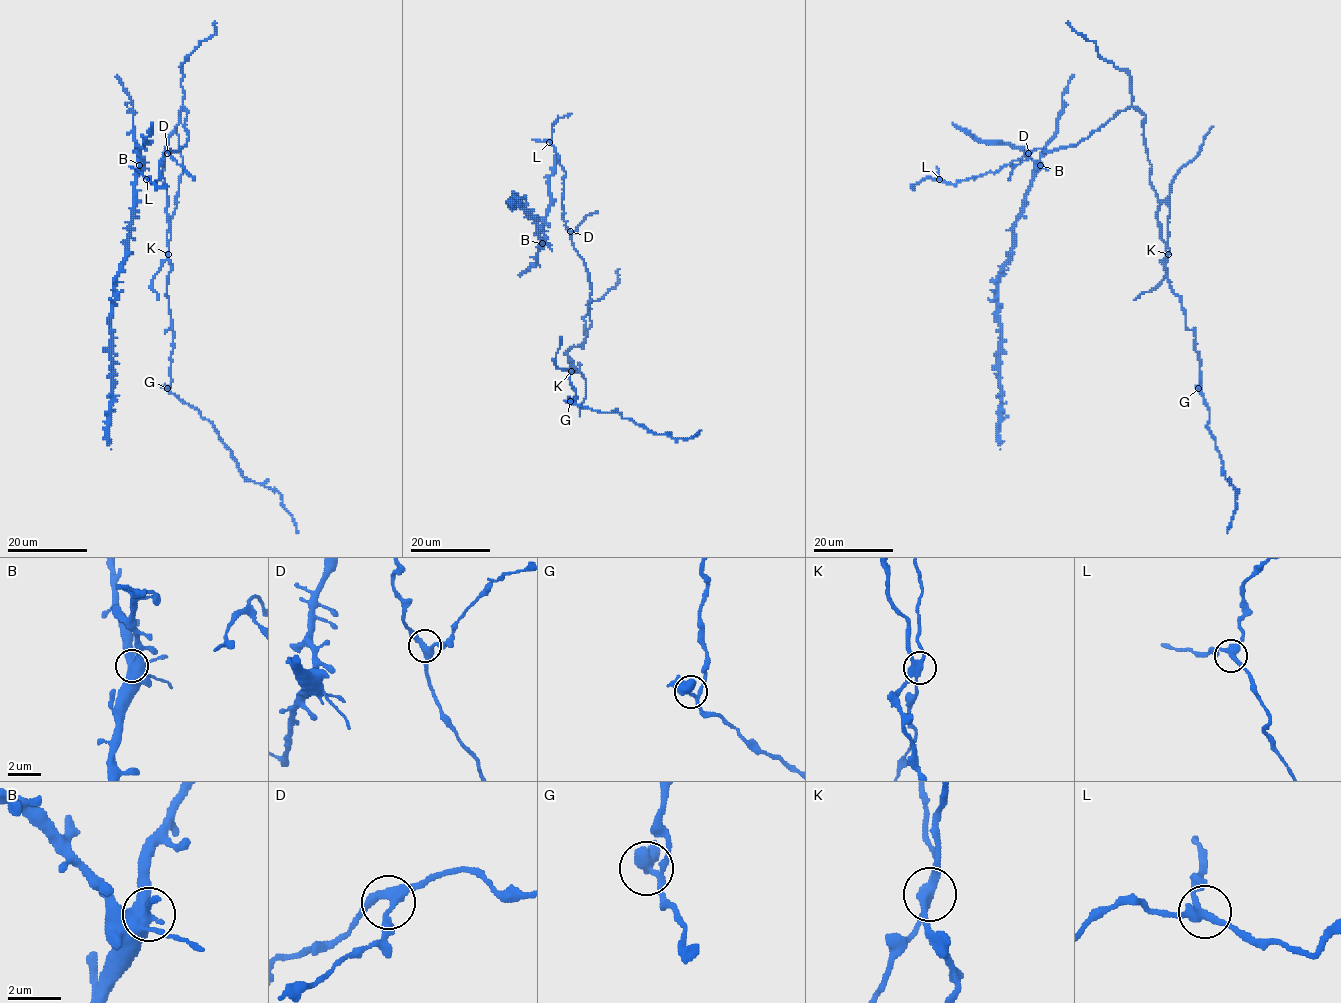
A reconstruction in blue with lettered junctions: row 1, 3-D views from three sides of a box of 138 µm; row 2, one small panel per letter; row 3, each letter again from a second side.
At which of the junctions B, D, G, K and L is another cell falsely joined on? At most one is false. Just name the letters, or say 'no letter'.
K

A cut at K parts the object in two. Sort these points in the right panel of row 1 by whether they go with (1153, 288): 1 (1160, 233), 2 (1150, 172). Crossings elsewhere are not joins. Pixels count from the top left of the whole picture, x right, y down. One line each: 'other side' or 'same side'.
1: other side
2: other side

